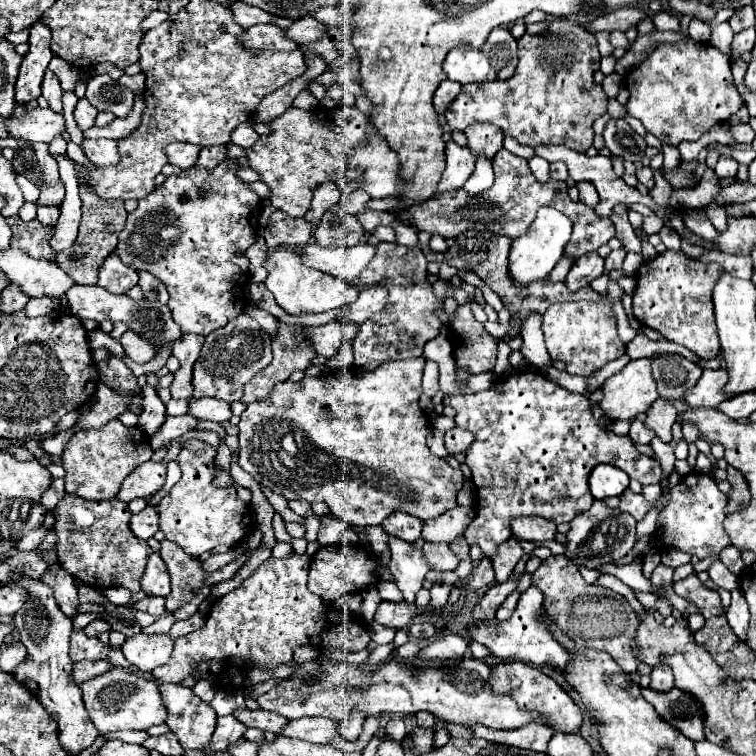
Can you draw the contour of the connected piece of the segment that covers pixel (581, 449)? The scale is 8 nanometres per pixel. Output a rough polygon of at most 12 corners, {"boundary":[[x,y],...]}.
{"boundary":[[542,372],[444,396],[492,558],[512,518],[570,522],[594,466],[643,486],[654,458]]}

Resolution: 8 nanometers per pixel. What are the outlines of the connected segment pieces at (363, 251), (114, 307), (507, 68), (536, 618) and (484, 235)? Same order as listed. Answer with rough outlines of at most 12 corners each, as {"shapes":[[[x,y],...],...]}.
{"shapes":[[[306,244],[304,264],[356,282],[376,248],[322,248]],[[94,286],[66,298],[80,320],[124,322],[158,350],[180,326],[160,302],[130,300]],[[494,28],[480,48],[454,48],[444,72],[460,84],[508,80],[516,38]],[[530,586],[506,622],[476,622],[470,638],[504,660],[564,670],[570,654],[542,624]],[[464,232],[444,262],[472,270],[510,310],[506,338],[550,304],[596,300],[592,288],[566,282],[520,286],[508,272],[512,240]]]}

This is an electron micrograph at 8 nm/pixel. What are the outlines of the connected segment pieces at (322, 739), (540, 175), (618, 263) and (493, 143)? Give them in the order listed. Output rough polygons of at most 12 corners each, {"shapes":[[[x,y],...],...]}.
{"shapes":[[[324,716],[290,720],[284,736],[330,744],[338,720]],[[539,156],[528,160],[536,179],[546,182],[549,162]],[[622,248],[606,256],[606,270],[622,268]],[[492,124],[466,128],[468,148],[494,158],[504,134]]]}

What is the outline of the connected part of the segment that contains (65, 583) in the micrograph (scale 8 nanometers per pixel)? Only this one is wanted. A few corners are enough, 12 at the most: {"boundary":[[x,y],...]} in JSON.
{"boundary":[[54,566],[42,580],[68,618],[78,616],[80,600],[72,576]]}

